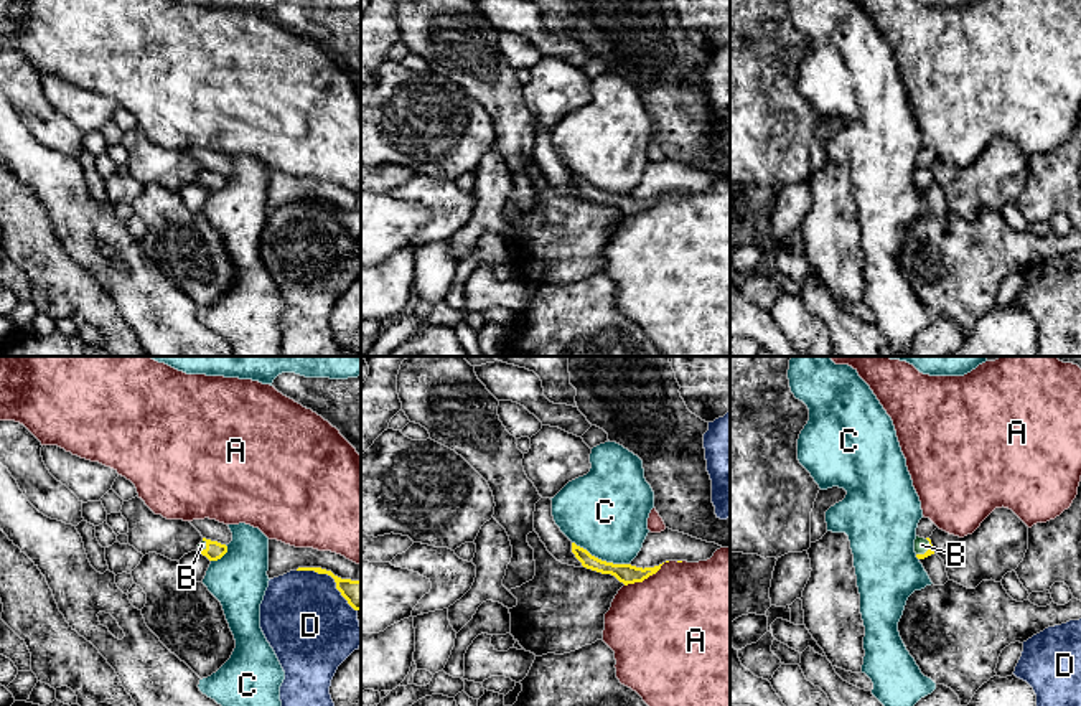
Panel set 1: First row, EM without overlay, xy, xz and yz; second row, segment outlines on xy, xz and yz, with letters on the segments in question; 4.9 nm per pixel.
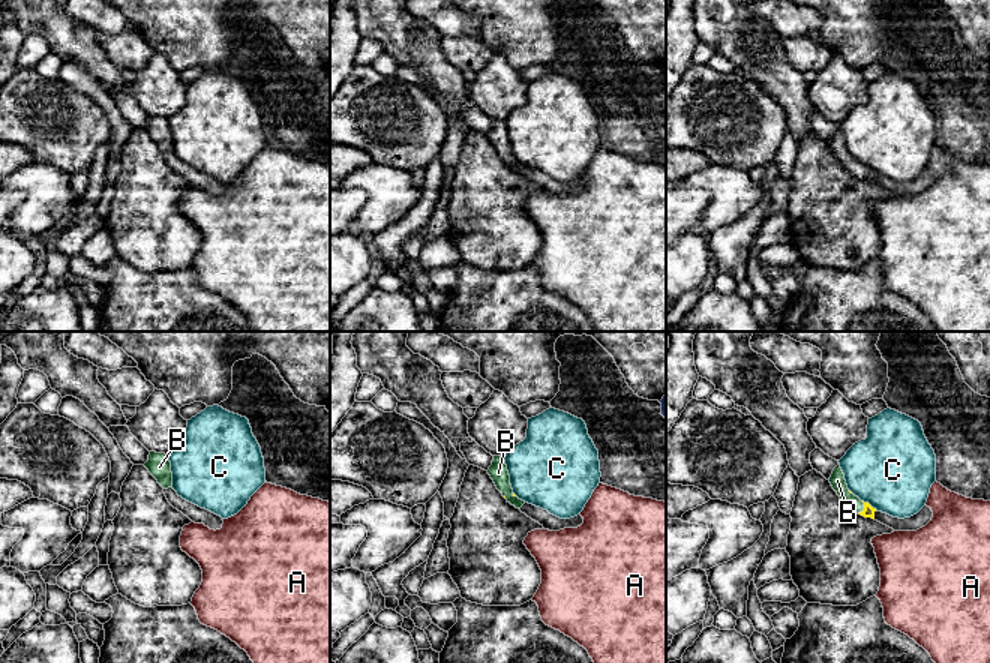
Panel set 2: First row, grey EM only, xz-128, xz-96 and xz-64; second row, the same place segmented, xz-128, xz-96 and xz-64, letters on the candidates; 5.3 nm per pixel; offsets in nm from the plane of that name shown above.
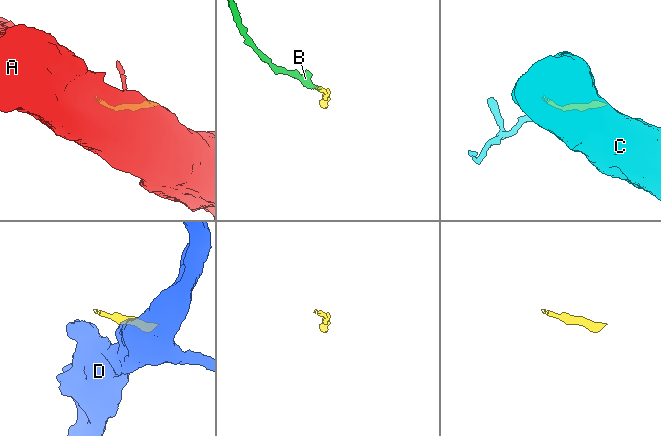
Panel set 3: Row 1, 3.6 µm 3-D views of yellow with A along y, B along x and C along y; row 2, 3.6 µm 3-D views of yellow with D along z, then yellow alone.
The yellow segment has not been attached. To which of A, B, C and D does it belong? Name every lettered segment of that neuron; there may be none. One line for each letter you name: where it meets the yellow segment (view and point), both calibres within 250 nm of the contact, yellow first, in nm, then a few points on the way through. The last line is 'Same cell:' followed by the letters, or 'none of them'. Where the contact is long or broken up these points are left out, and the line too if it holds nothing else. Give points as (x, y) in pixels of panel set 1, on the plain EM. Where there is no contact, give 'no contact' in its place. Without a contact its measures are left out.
B: yz (928, 180) | 40/70 nm | across yz (930, 182), (928, 180), (921, 175)
Same cell: B

